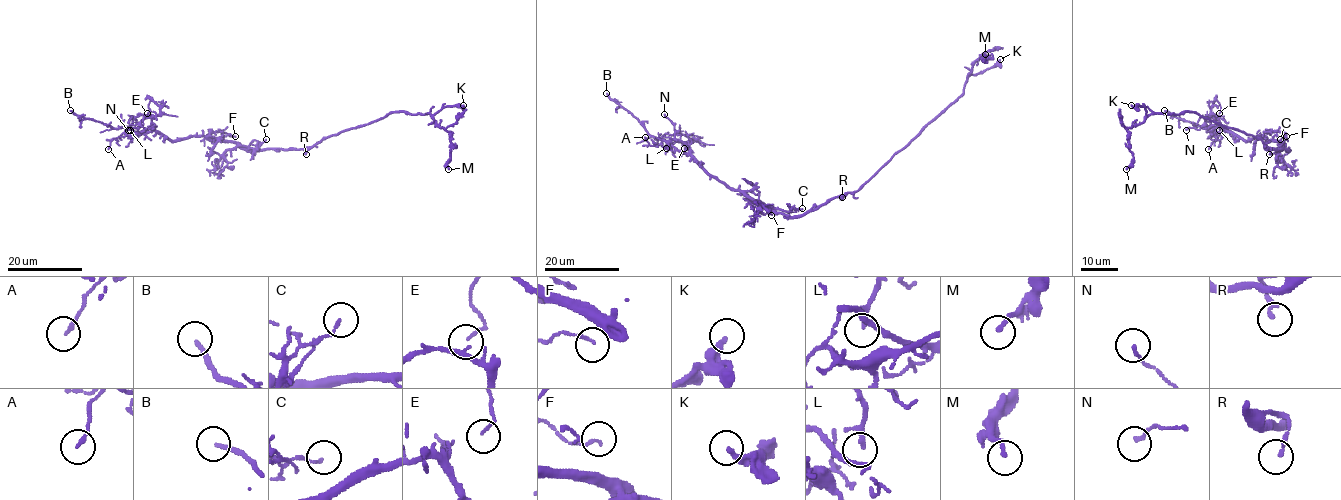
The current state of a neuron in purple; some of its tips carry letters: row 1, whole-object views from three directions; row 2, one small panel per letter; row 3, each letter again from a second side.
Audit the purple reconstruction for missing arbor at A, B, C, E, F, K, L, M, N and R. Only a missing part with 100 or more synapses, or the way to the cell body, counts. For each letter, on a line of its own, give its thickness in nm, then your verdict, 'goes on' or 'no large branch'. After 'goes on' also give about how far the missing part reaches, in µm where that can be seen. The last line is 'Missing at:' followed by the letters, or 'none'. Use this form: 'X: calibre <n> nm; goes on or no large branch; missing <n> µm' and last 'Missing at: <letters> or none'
A: calibre 150 nm; no large branch
B: calibre 190 nm; goes on; missing 10 µm
C: calibre 110 nm; no large branch
E: calibre 80 nm; no large branch
F: calibre 110 nm; no large branch
K: calibre 300 nm; no large branch
L: calibre 180 nm; no large branch
M: calibre 170 nm; no large branch
N: calibre 140 nm; no large branch
R: calibre 200 nm; no large branch
Missing at: B

